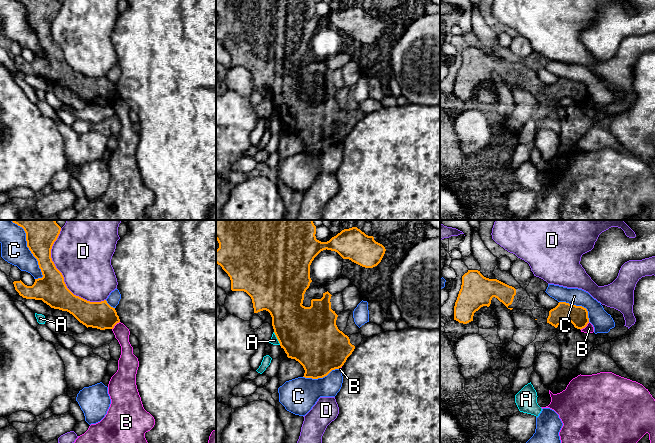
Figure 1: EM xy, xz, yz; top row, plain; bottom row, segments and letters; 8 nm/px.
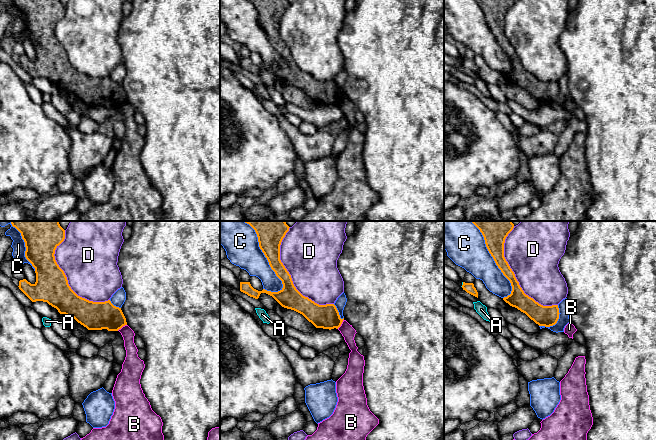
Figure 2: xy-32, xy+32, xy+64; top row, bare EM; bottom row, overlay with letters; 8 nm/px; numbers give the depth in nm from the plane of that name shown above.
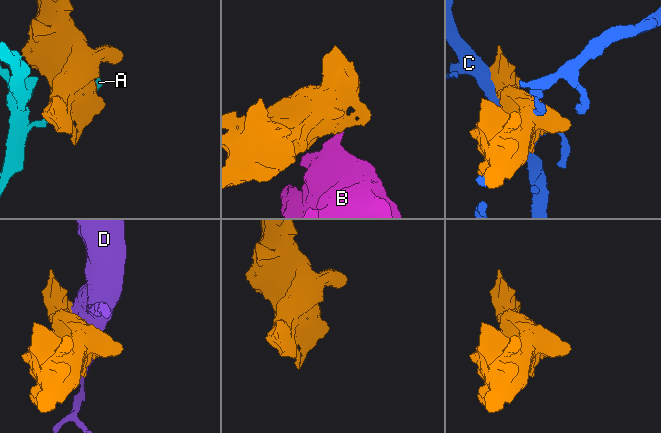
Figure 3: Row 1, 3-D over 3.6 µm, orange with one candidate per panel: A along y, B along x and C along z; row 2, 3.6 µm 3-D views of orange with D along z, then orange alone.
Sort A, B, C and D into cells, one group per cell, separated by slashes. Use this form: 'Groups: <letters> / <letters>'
Groups: A / B / C / D

